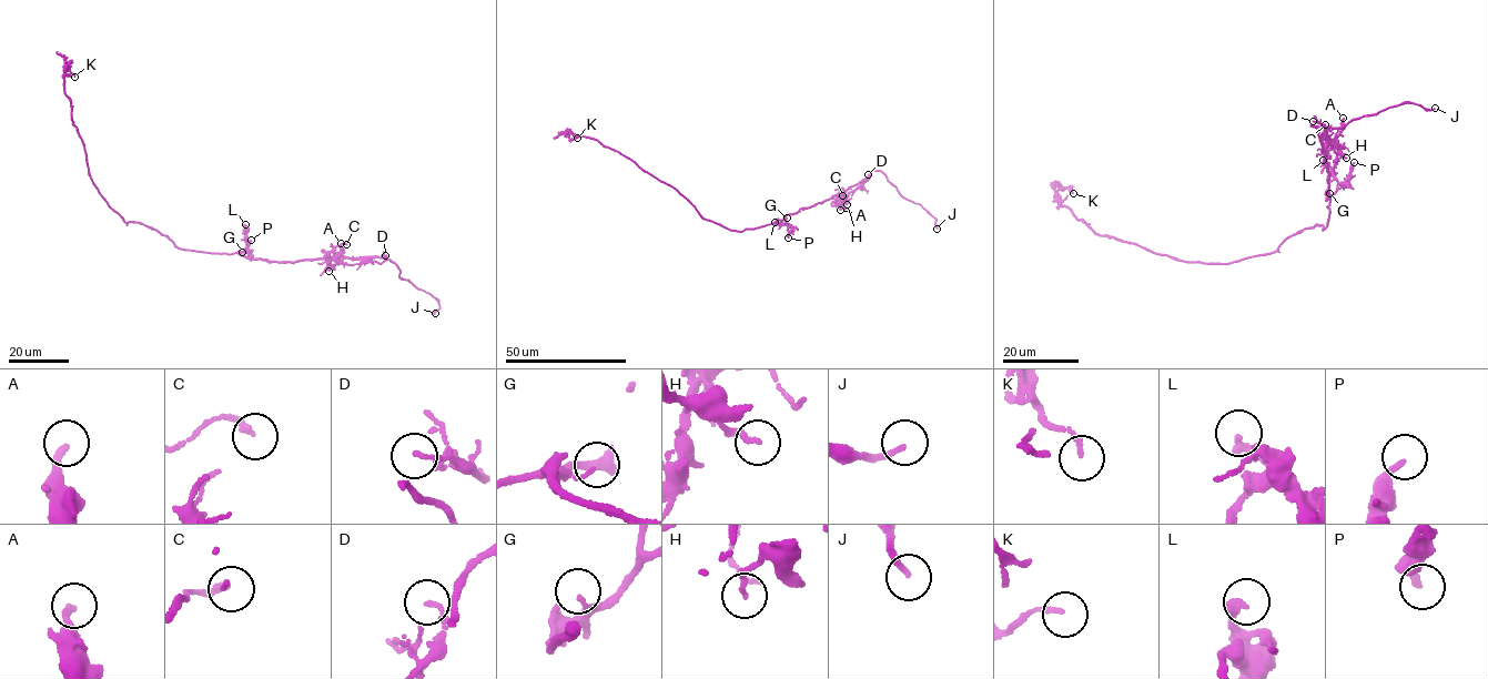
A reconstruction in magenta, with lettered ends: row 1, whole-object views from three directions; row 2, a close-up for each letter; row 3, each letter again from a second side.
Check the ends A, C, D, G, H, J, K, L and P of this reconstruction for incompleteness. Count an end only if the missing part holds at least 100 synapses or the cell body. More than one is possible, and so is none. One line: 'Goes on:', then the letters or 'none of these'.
Goes on: J

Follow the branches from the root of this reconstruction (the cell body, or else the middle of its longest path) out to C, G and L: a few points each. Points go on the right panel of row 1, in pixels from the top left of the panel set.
C: (1328, 221), (1329, 175), (1325, 153), (1332, 144), (1325, 124)
G: (1328, 221), (1329, 193)
L: (1328, 221), (1330, 211), (1327, 206), (1337, 181), (1334, 170), (1323, 160)

